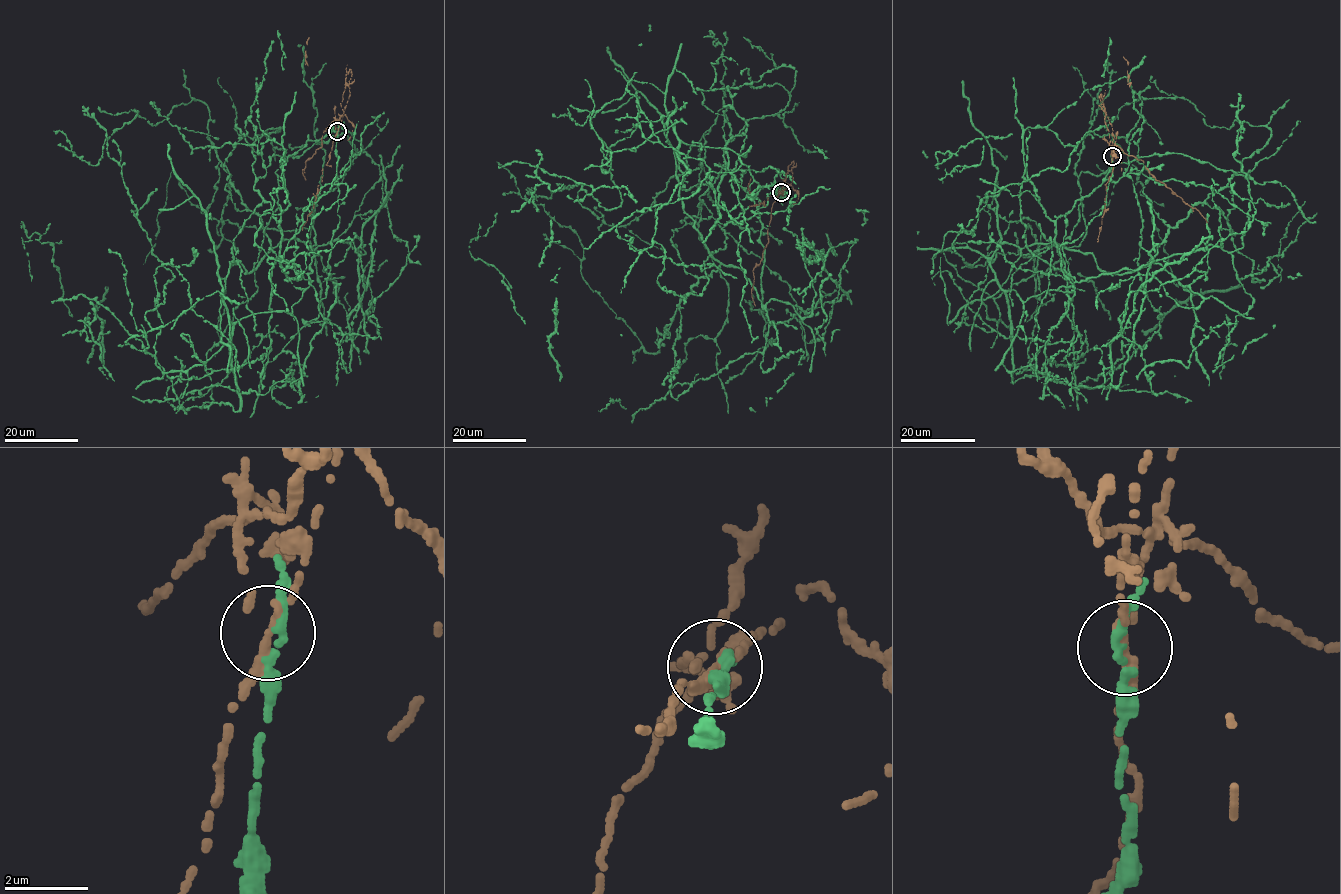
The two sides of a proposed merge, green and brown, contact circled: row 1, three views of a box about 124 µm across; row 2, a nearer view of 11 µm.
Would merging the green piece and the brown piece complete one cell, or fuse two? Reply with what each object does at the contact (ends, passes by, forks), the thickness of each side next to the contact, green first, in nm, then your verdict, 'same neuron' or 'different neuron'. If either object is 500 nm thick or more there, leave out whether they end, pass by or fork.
green passes by | brown forks | 180/200 nm | different neuron

